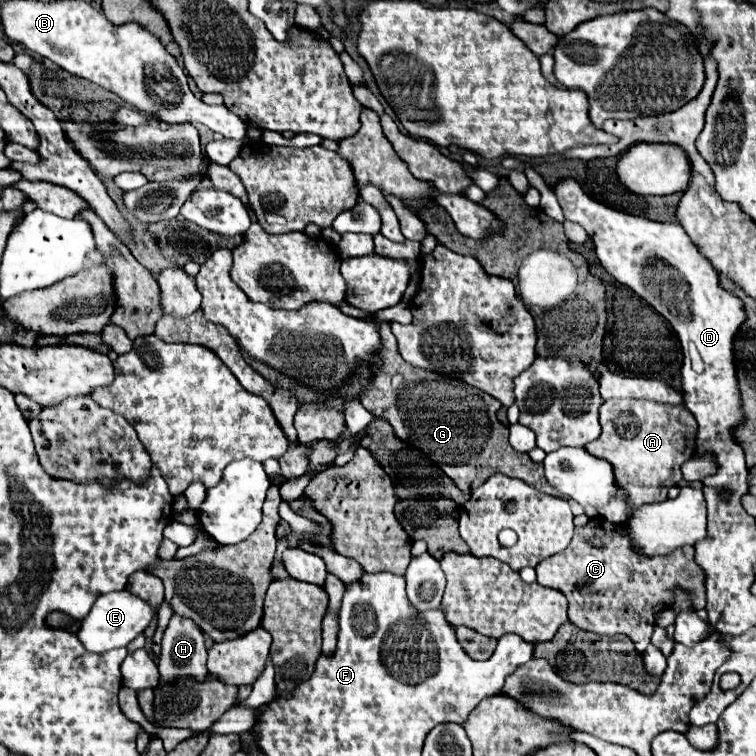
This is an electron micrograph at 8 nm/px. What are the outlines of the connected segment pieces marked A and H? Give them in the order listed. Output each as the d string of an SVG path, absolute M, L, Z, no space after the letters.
M623 399L623 401L603 401L599 409L599 421L601 421L601 435L599 439L585 445L585 449L591 455L597 455L599 459L605 459L613 465L615 479L619 483L619 495L625 495L627 499L611 499L607 507L603 507L601 515L611 523L625 523L627 515L631 515L631 507L641 507L643 503L661 503L667 499L667 491L675 485L673 483L674 471L691 459L695 451L695 433L697 423L695 417L683 407L683 405L667 405L667 403L655 403L655 401L643 401L643 399Z
M173 615L161 643L161 683L165 685L167 681L173 681L183 675L203 681L207 677L205 659L207 647L203 631L191 619Z

